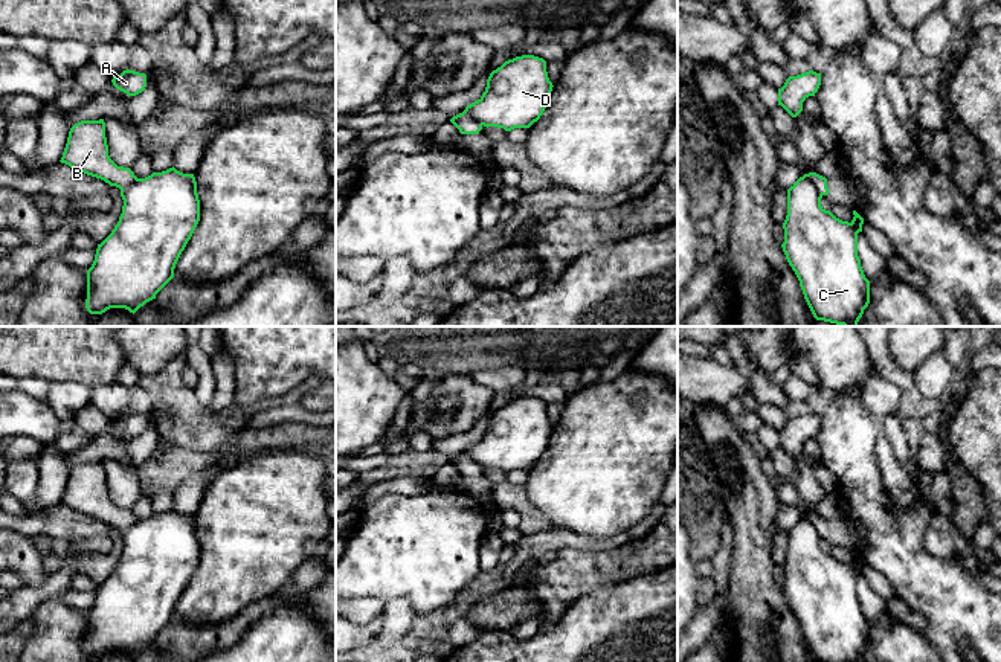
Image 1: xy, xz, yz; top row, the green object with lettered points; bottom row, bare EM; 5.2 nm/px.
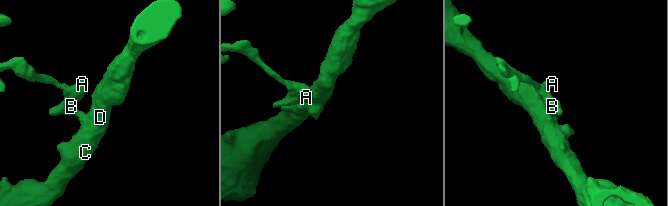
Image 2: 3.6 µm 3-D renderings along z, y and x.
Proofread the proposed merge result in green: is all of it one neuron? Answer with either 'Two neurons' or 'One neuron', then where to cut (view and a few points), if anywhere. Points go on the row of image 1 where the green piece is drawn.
Two neurons. Split along yz (804, 174), (821, 196)

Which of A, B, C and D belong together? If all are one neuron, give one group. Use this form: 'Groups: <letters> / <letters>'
Groups: A B / C D

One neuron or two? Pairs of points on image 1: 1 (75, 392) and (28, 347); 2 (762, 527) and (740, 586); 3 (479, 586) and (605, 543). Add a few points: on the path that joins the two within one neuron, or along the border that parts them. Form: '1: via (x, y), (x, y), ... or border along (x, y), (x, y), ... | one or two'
1: border along (51, 380), (75, 380), (92, 388) | two
2: via (753, 542), (751, 571) | one
3: via (510, 569), (537, 543), (574, 540) | one

